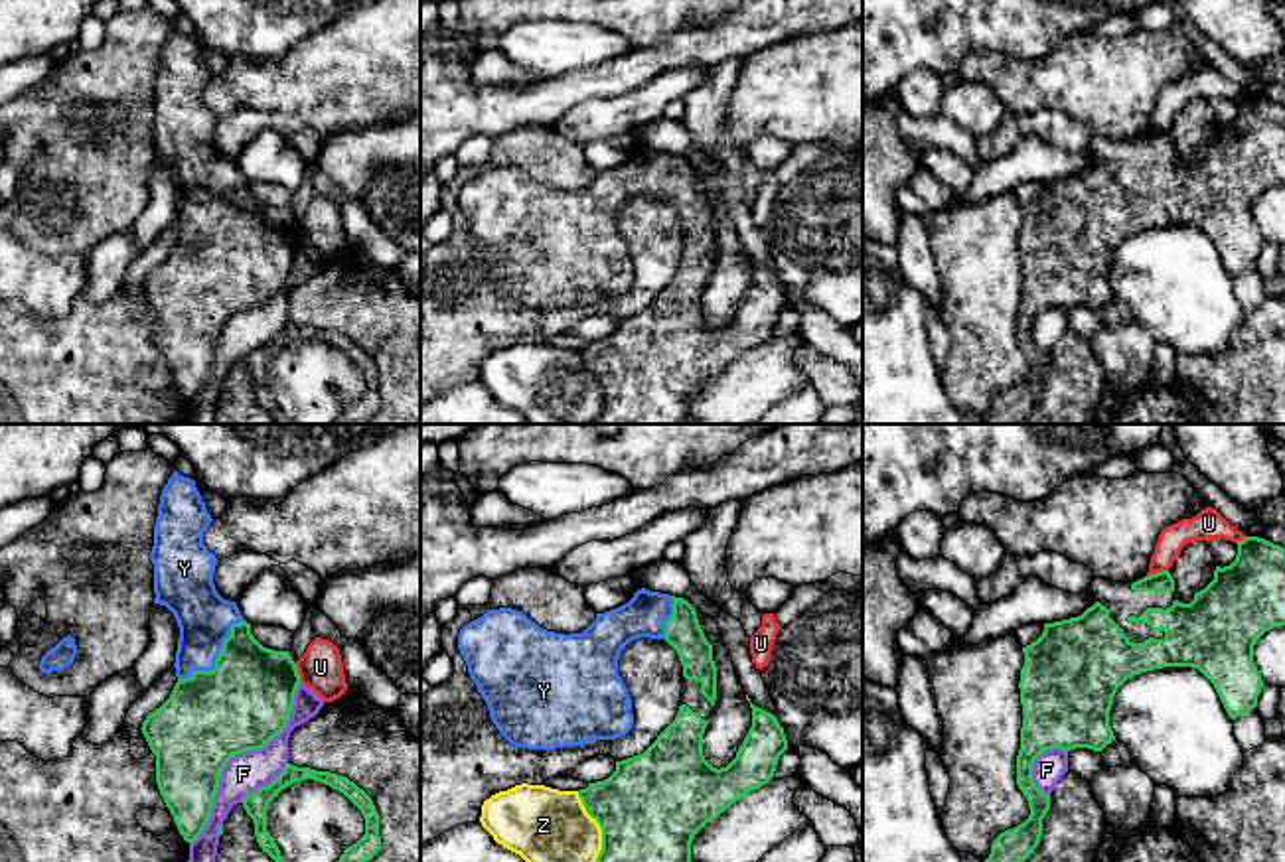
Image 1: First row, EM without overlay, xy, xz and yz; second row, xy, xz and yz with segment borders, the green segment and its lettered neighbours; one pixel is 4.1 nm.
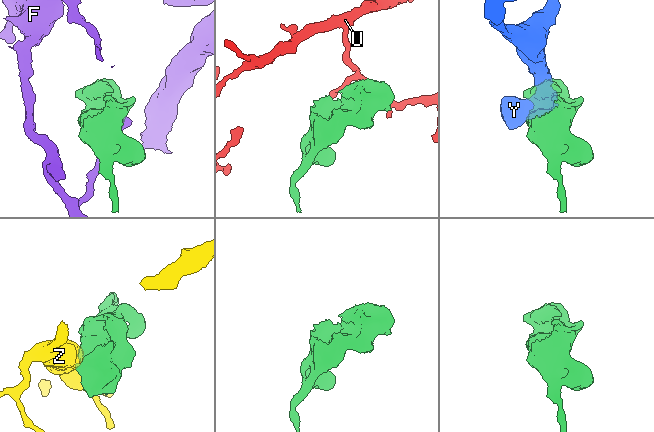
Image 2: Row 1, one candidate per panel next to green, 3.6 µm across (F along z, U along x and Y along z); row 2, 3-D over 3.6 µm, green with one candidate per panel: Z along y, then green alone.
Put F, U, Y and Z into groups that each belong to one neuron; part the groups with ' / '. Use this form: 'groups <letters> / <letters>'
groups F / U / Y / Z

